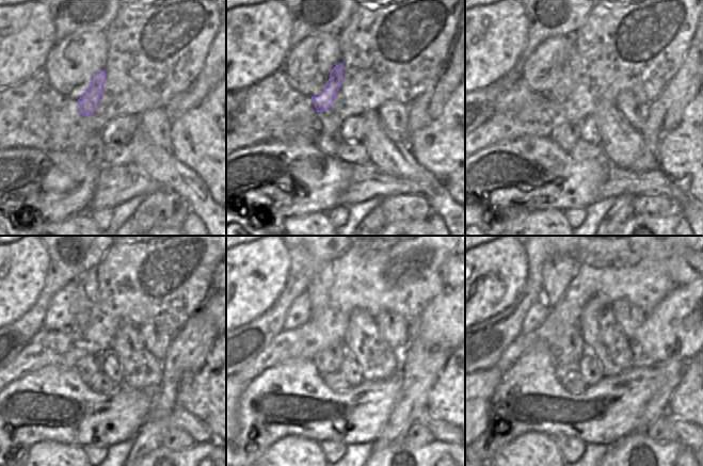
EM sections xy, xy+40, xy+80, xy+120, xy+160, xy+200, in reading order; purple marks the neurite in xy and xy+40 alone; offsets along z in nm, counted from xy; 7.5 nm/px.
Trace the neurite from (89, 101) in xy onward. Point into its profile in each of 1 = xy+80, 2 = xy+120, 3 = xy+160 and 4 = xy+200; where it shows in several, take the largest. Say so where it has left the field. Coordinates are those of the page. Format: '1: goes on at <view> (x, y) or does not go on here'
1: goes on at xy+80 (571, 73)
2: goes on at xy+120 (89, 280)
3: goes on at xy+160 (318, 290)
4: goes on at xy+200 (558, 270)

